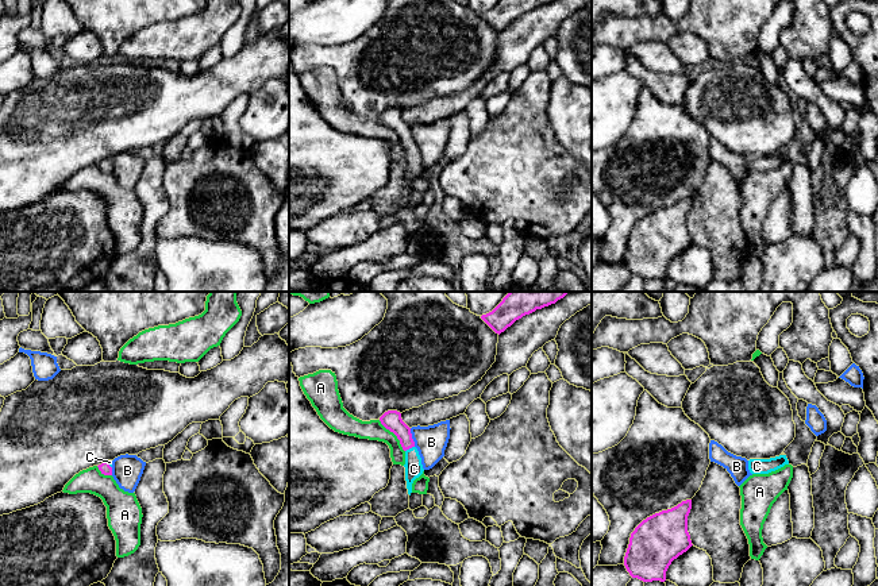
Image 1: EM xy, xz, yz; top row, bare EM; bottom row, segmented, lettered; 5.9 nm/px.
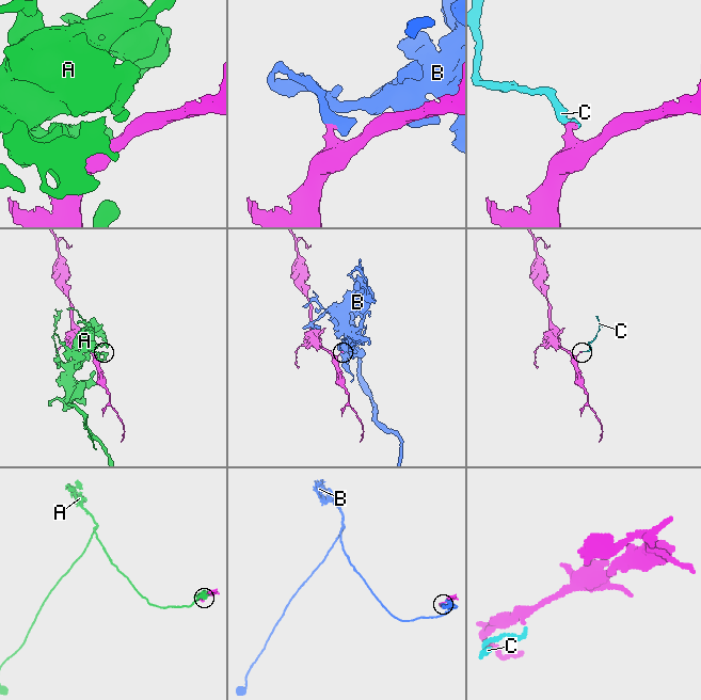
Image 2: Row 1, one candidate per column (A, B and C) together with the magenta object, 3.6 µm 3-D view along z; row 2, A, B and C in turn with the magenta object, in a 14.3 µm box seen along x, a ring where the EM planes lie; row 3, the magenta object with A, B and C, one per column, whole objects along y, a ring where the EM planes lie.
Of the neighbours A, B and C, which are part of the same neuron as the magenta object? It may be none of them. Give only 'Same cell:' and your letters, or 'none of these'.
Same cell: C

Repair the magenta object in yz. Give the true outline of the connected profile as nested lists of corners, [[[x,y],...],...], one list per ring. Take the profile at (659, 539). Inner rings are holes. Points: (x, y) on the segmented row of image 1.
[[[692,500],[643,520],[631,533],[624,566],[643,582],[666,581],[671,562],[693,544],[688,532]]]

